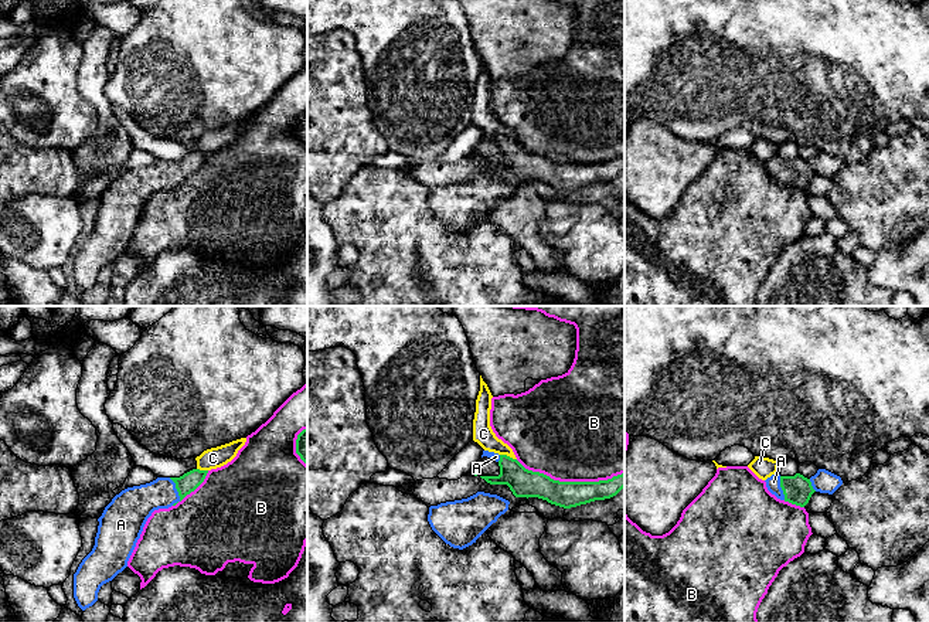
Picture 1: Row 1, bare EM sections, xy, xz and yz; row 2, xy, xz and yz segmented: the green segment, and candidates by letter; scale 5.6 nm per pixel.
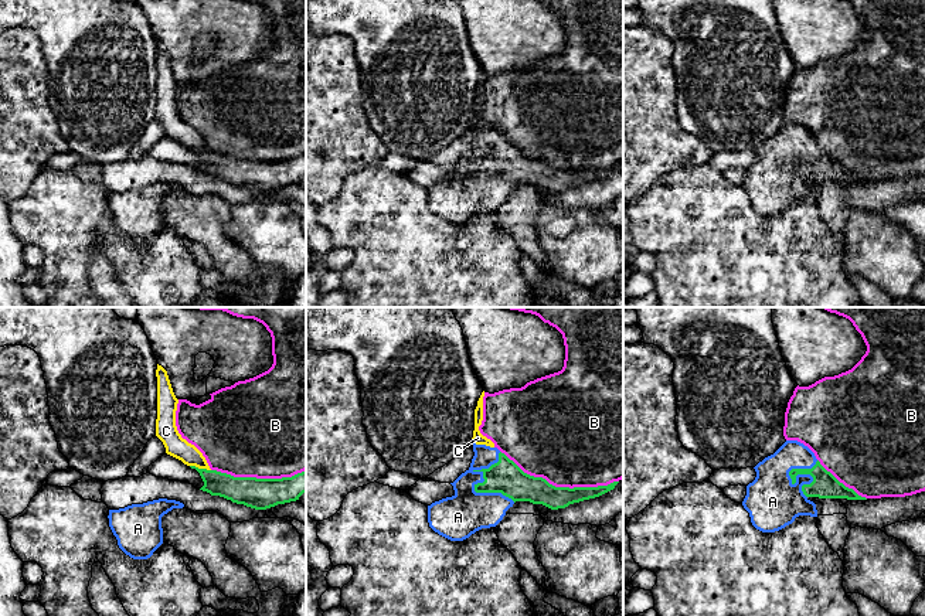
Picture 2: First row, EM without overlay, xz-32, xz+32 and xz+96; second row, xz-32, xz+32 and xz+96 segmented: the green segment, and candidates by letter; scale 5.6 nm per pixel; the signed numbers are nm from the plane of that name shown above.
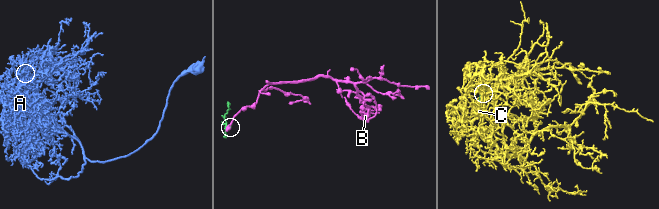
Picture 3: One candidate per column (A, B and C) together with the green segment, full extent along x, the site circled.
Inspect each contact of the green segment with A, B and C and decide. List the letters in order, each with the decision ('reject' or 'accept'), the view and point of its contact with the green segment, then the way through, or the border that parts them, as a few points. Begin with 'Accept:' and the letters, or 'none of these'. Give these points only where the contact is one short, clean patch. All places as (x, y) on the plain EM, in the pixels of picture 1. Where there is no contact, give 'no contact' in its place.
Accept: A
A: accept | xy (177, 173) | across xy (189, 165), (177, 173), (146, 180), (136, 187)
B: reject | xz (570, 165)
C: reject | xz (509, 139)

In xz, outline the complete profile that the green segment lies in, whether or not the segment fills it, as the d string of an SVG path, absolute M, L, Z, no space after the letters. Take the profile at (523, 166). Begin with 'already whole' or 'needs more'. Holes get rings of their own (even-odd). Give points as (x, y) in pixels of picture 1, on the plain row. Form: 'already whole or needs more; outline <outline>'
needs more; outline M483 133L500 149L498 159L480 159L490 167L507 167L515 180L538 180L551 187L571 191L616 179L625 170L625 156L599 164L559 164L525 152L517 142Z

